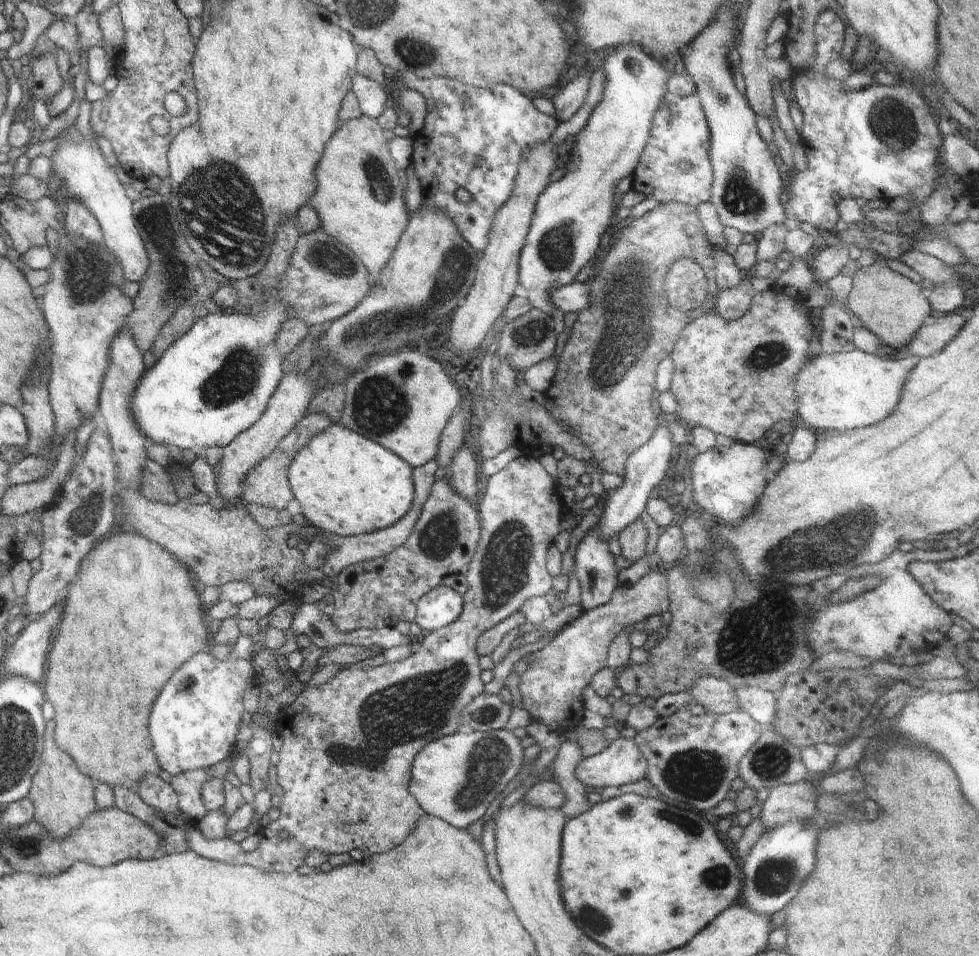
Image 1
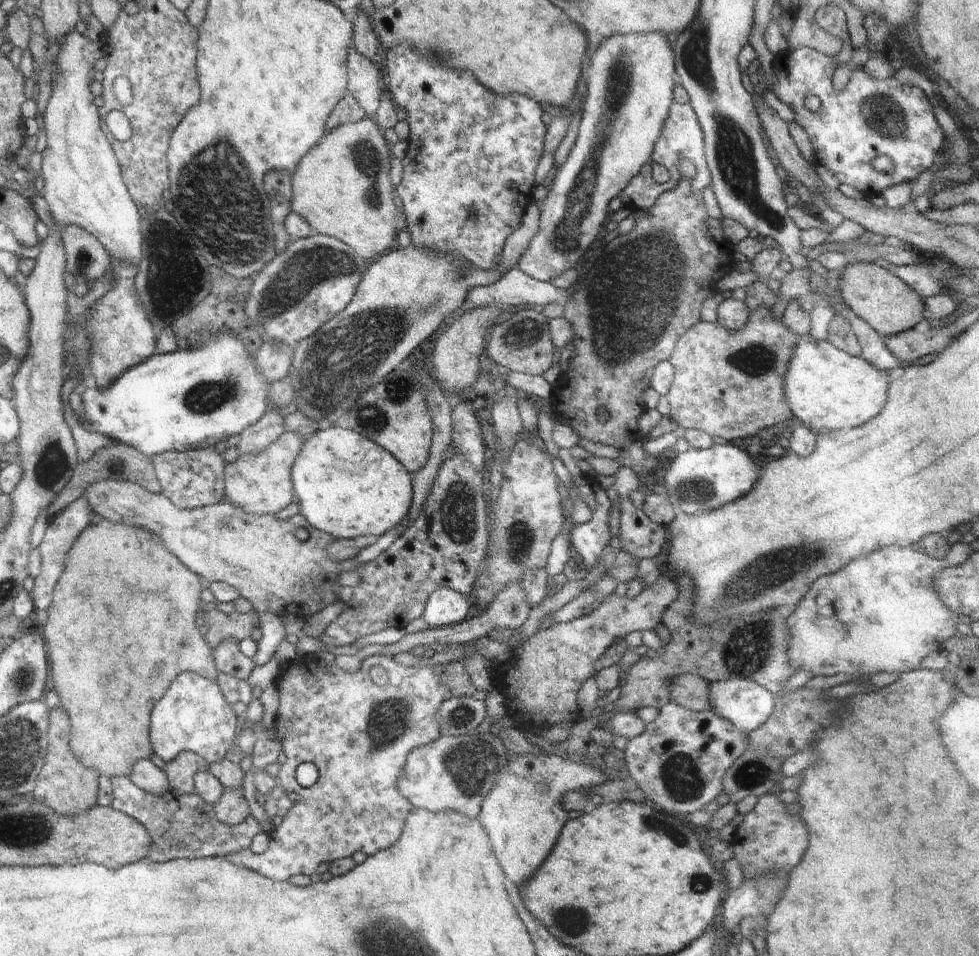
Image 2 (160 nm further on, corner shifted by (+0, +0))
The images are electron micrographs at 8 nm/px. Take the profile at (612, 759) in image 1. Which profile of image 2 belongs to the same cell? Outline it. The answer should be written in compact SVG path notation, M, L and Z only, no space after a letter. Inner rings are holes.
M545 753L510 754L507 765L484 797L478 816L504 874L516 884L532 878L552 852L567 821L565 816L569 813L561 806L563 794L574 789L589 791L592 785L602 781L602 774L584 763Z

